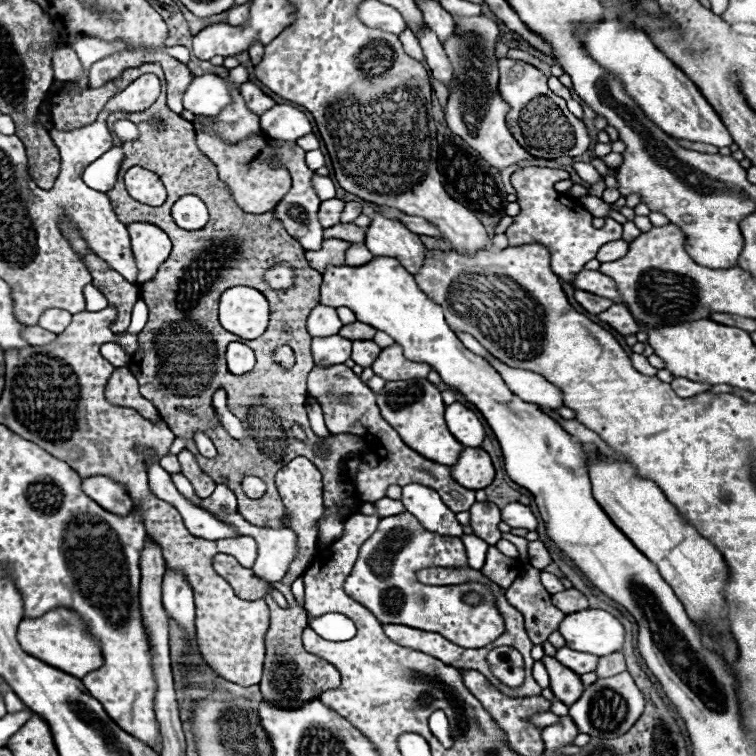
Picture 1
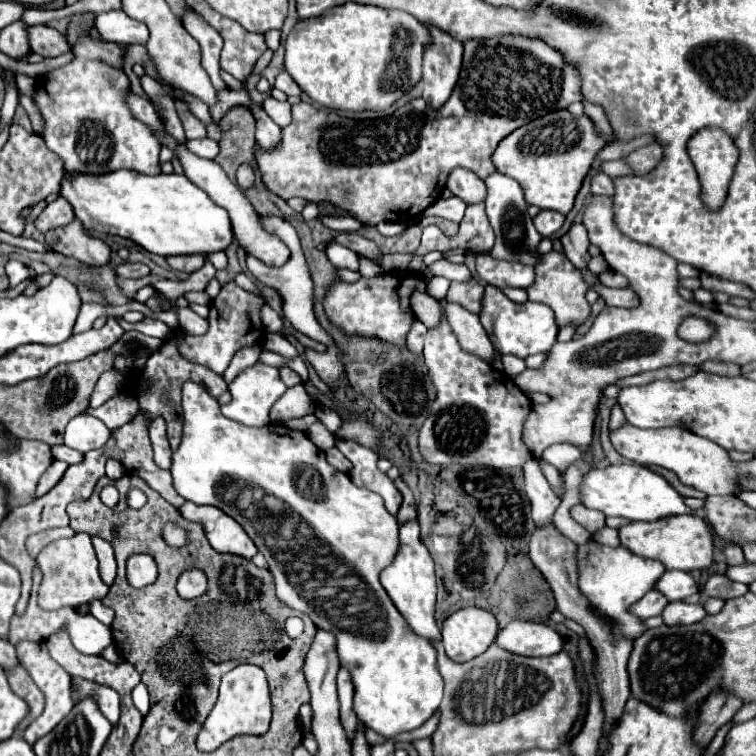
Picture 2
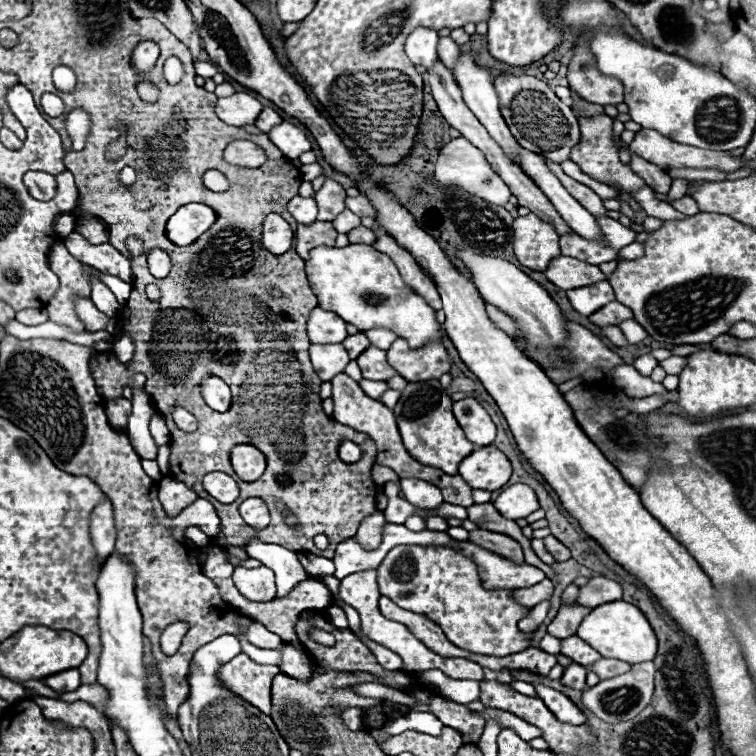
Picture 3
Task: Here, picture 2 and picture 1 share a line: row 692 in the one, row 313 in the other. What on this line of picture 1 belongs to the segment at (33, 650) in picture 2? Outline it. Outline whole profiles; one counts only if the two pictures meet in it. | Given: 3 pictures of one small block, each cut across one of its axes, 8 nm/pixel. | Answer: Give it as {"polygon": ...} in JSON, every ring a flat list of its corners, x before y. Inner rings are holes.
{"polygon":[[50,308,46,310,42,316,40,316,40,322,38,326,54,332,54,334,60,334,66,330,66,326,72,322,72,314,66,312,66,310,58,310,58,308]]}

